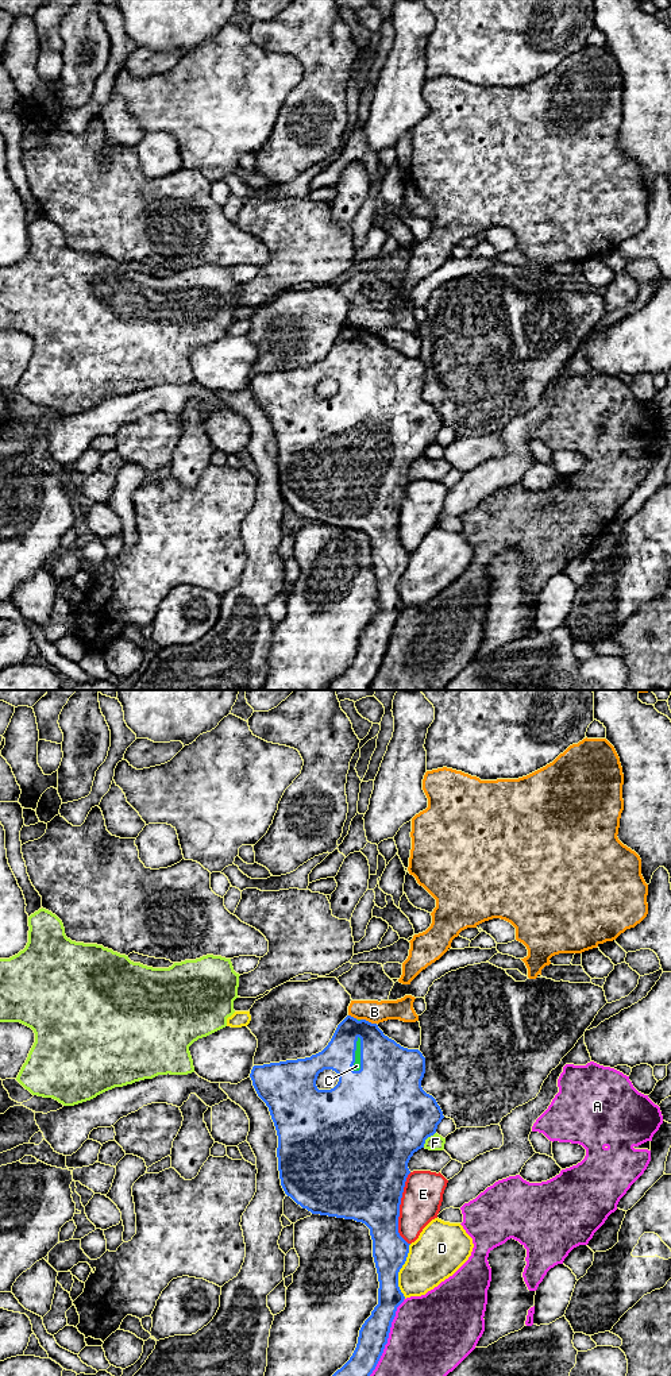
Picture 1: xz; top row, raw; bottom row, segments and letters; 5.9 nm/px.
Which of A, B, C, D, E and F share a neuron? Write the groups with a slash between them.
A / B / C / D / E / F

